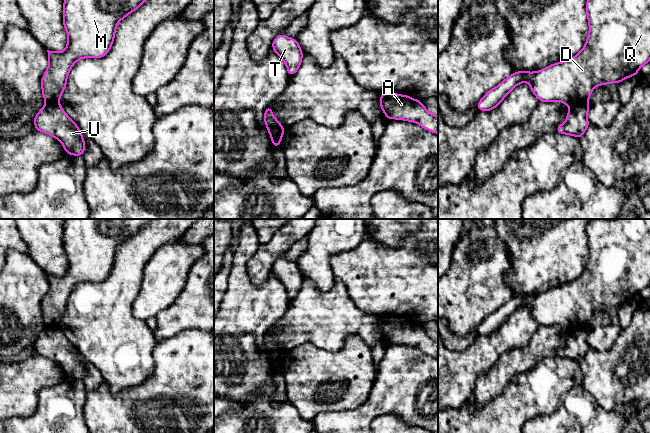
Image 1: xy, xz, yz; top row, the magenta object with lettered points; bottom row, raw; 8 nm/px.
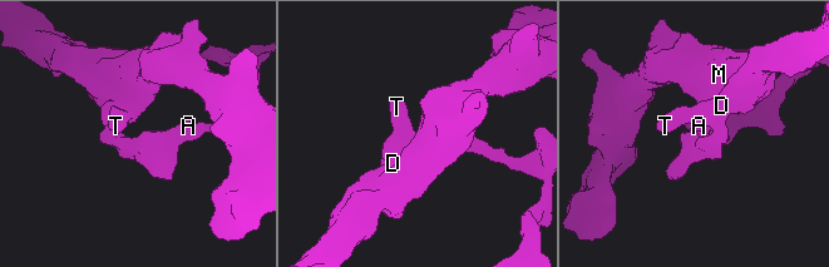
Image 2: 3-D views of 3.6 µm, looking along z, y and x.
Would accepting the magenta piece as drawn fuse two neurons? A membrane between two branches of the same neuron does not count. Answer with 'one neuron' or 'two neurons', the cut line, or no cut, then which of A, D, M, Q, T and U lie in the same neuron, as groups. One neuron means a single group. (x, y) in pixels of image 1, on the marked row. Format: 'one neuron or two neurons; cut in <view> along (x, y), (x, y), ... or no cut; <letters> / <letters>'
two neurons; cut in yz along (585, 101), (573, 103), (570, 106); A U / D M Q T

